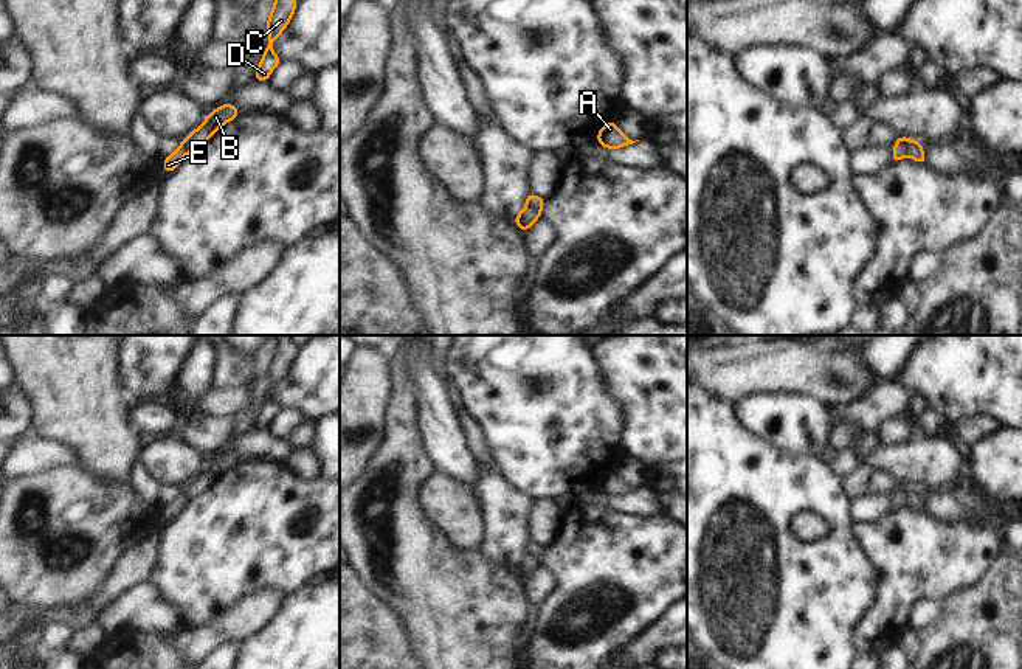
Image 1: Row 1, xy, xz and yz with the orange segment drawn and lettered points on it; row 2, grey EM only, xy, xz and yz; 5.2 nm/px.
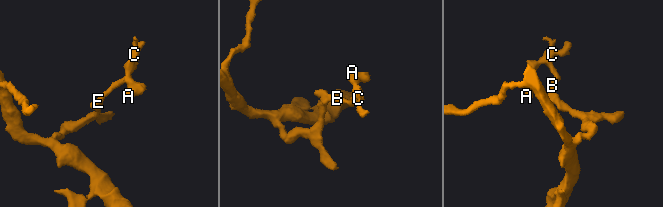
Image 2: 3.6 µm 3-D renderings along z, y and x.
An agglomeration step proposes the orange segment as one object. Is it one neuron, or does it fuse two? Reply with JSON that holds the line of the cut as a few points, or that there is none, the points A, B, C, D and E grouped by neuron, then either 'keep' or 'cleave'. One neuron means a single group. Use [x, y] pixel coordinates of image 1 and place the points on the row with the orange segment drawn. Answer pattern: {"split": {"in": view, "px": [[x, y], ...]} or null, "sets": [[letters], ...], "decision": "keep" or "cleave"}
{"split": {"in": "yz", "px": [[912, 142], [906, 154]]}, "sets": [["A", "B", "C", "D"], ["E"]], "decision": "cleave"}

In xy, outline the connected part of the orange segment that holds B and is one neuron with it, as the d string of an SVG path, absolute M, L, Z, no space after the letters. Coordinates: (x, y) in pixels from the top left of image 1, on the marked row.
M223 104L216 110L211 110L208 118L200 127L197 127L191 135L183 140L185 152L191 154L199 146L202 146L208 138L225 123L234 120L239 110L231 104Z

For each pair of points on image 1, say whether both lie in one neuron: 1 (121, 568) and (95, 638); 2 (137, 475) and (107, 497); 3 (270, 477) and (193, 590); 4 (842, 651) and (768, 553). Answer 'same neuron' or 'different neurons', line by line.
1: different neurons
2: different neurons
3: same neuron
4: same neuron

